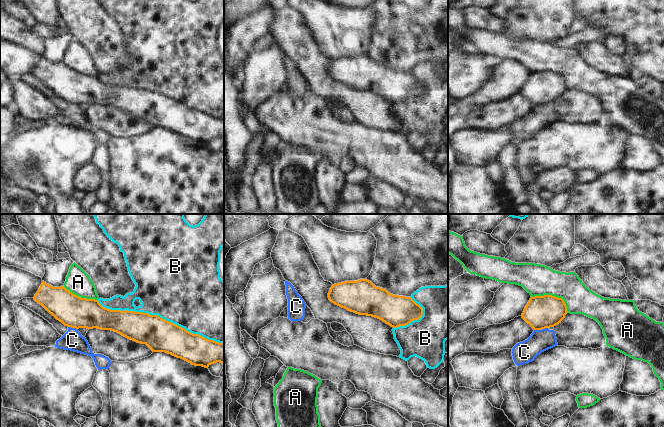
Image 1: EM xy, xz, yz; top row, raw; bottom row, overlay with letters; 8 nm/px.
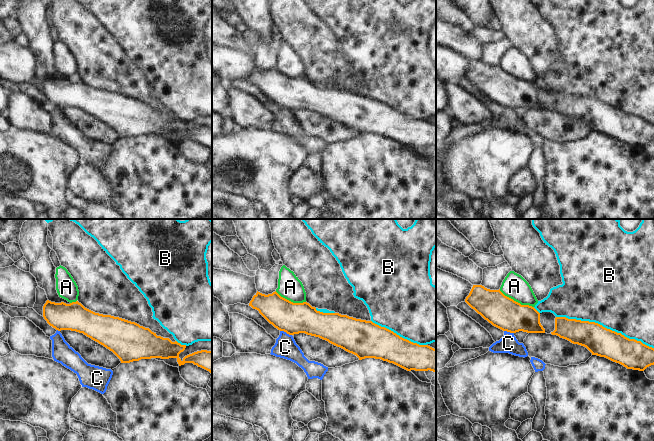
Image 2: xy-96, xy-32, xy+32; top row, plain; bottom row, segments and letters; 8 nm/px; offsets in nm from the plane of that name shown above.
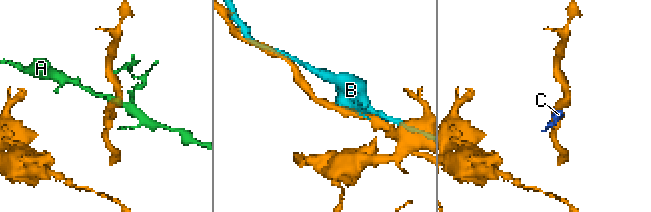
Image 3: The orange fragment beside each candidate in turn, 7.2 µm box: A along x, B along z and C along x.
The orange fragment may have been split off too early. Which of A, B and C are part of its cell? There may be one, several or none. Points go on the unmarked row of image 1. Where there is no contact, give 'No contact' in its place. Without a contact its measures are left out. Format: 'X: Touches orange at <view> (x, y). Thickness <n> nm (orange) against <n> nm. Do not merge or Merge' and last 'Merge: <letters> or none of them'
A: Touches orange at yz (553, 72). Thickness 260 nm (orange) against 260 nm. Do not merge
B: Touches orange at xy (160, 93). Thickness 260 nm (orange) against 500 nm. Do not merge
C: Touches orange at yz (540, 105). Thickness 260 nm (orange) against 180 nm. Do not merge
Merge: none of them.

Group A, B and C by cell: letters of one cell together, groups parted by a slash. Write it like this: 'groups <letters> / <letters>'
groups A / B / C

